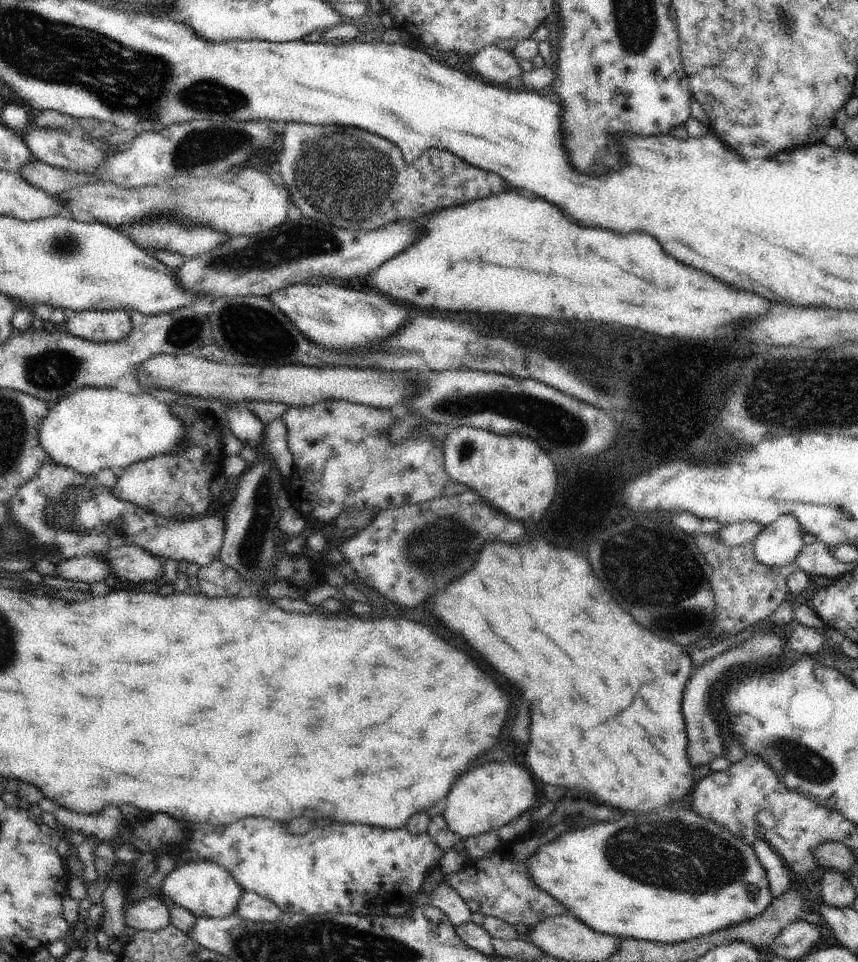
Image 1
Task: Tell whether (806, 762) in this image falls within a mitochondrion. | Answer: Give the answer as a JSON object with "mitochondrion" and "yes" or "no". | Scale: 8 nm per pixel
{"mitochondrion":"yes"}

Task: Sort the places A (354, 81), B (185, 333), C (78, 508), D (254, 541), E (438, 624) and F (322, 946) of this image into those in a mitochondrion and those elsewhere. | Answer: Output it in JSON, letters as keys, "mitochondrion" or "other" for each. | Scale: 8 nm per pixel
{"A":"other","B":"mitochondrion","C":"mitochondrion","D":"mitochondrion","E":"other","F":"mitochondrion"}

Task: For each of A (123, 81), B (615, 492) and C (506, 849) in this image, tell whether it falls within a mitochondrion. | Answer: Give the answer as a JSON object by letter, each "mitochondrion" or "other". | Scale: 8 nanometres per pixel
{"A":"mitochondrion","B":"other","C":"other"}

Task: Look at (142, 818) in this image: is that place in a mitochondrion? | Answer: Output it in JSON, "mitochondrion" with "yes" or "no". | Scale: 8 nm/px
{"mitochondrion":"no"}

